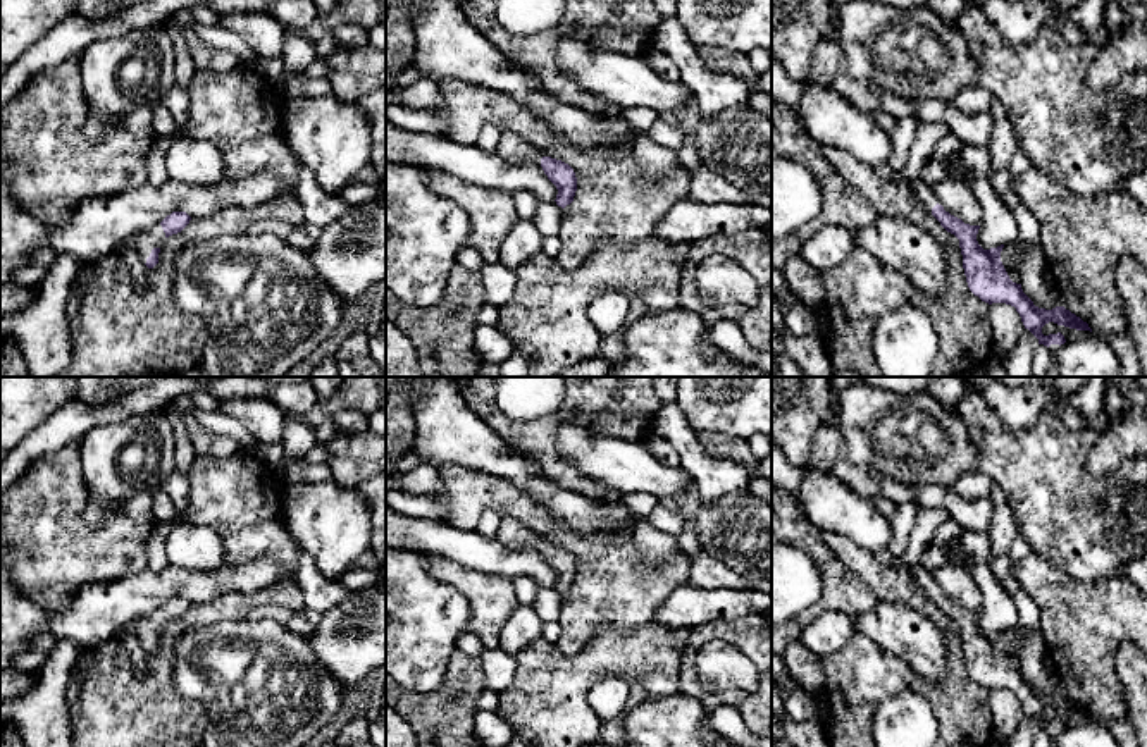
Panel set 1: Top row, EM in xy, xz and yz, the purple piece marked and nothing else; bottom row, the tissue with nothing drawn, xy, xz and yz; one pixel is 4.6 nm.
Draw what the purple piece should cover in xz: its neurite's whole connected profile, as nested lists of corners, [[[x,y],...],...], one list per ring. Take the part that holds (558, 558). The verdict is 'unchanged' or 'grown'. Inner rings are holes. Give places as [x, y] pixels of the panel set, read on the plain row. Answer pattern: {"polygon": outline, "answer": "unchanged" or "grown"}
{"polygon": [[[510,516],[501,518],[496,539],[503,544],[539,547],[548,565],[558,575],[555,585],[556,590],[565,594],[574,587],[577,577],[577,563],[568,549],[546,542],[541,535]]], "answer": "grown"}

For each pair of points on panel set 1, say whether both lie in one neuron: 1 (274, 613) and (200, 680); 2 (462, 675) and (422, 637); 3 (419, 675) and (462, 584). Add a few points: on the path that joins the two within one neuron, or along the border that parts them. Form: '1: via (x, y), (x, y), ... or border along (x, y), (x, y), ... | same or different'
1: border along (247, 617), (272, 620), (285, 627) | different
2: border along (457, 651), (445, 679), (434, 689), (422, 694) | different
3: border along (426, 567), (467, 601), (469, 620), (465, 630) | different

